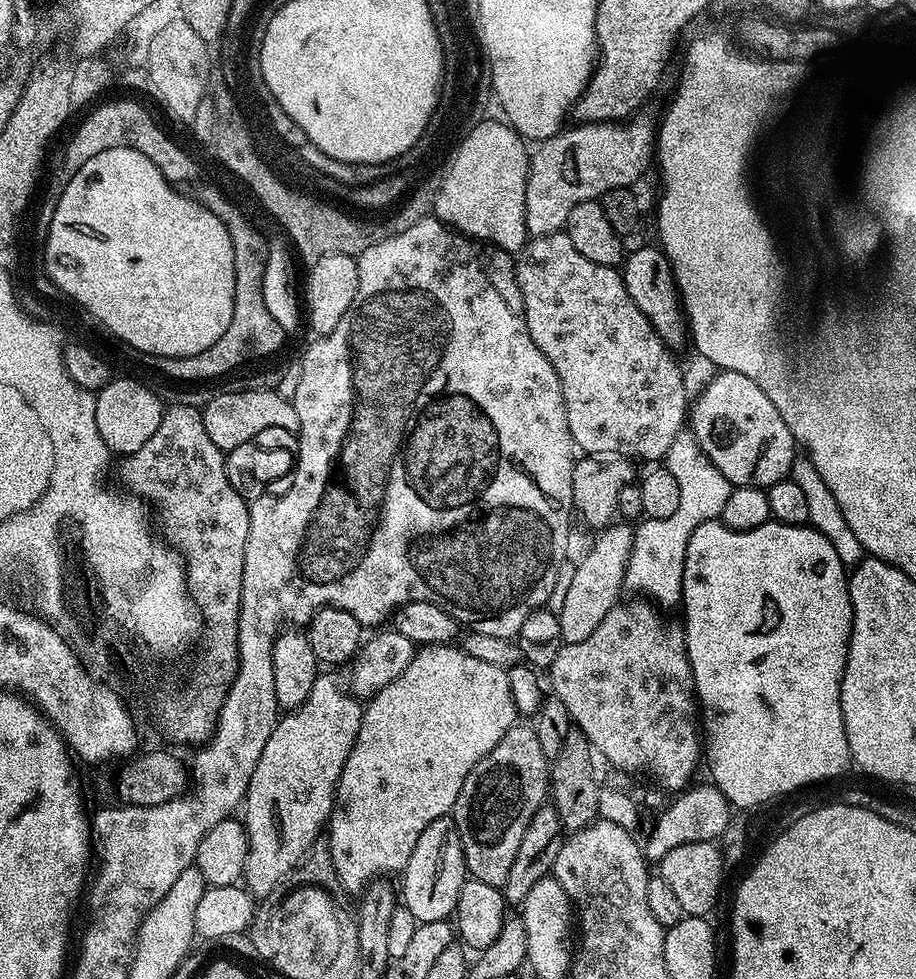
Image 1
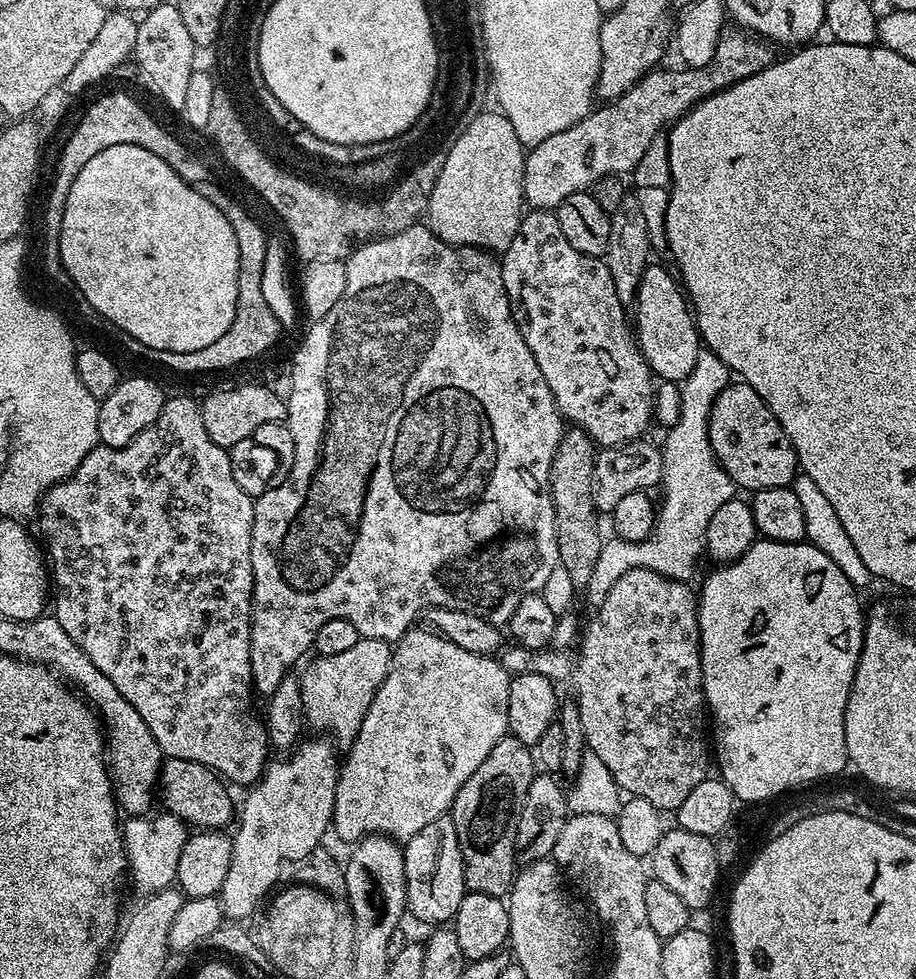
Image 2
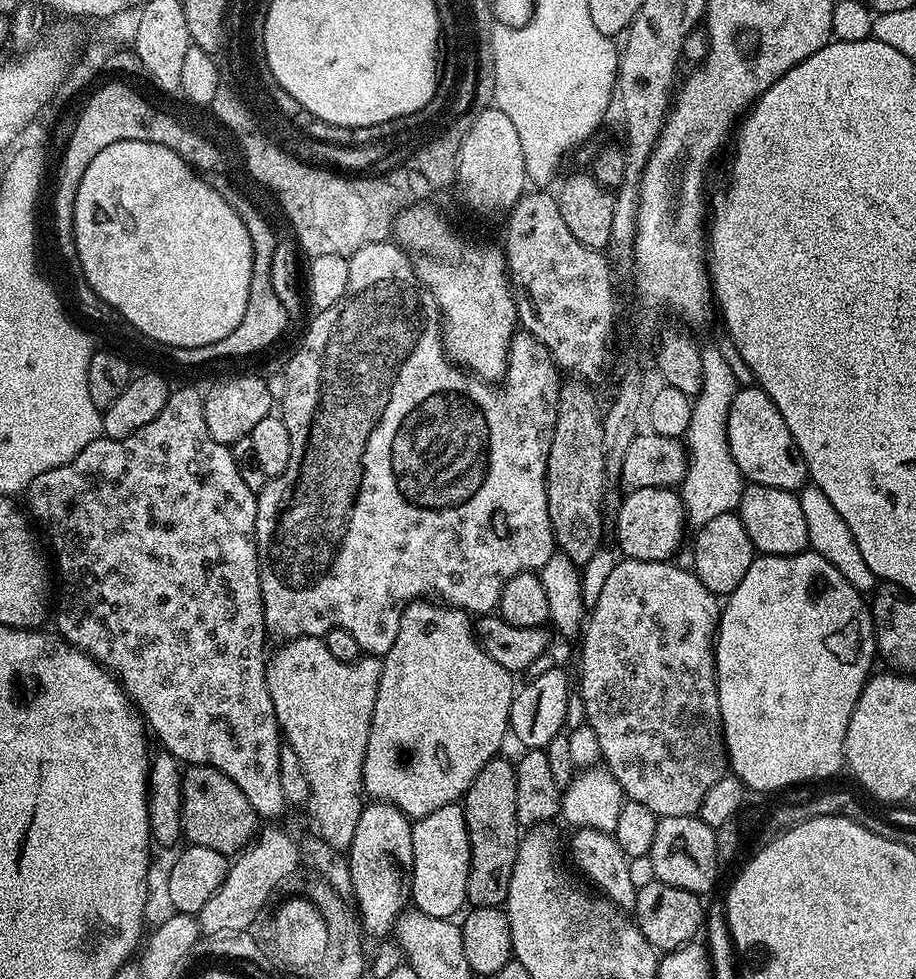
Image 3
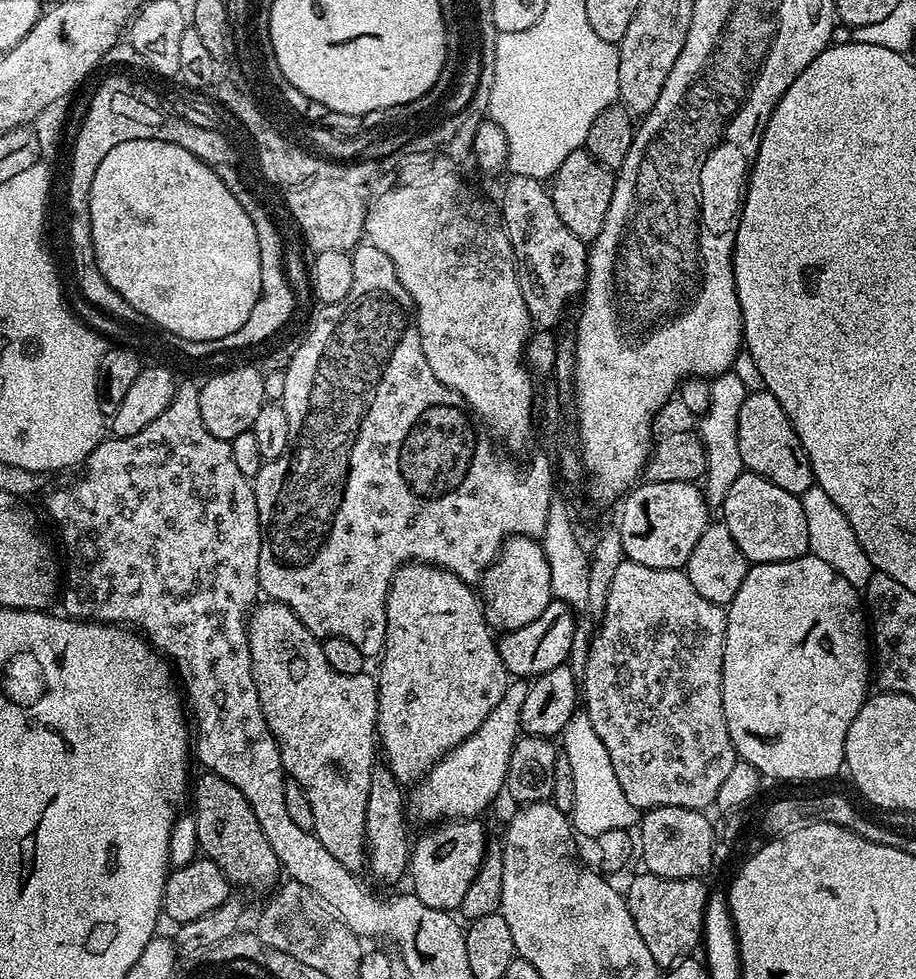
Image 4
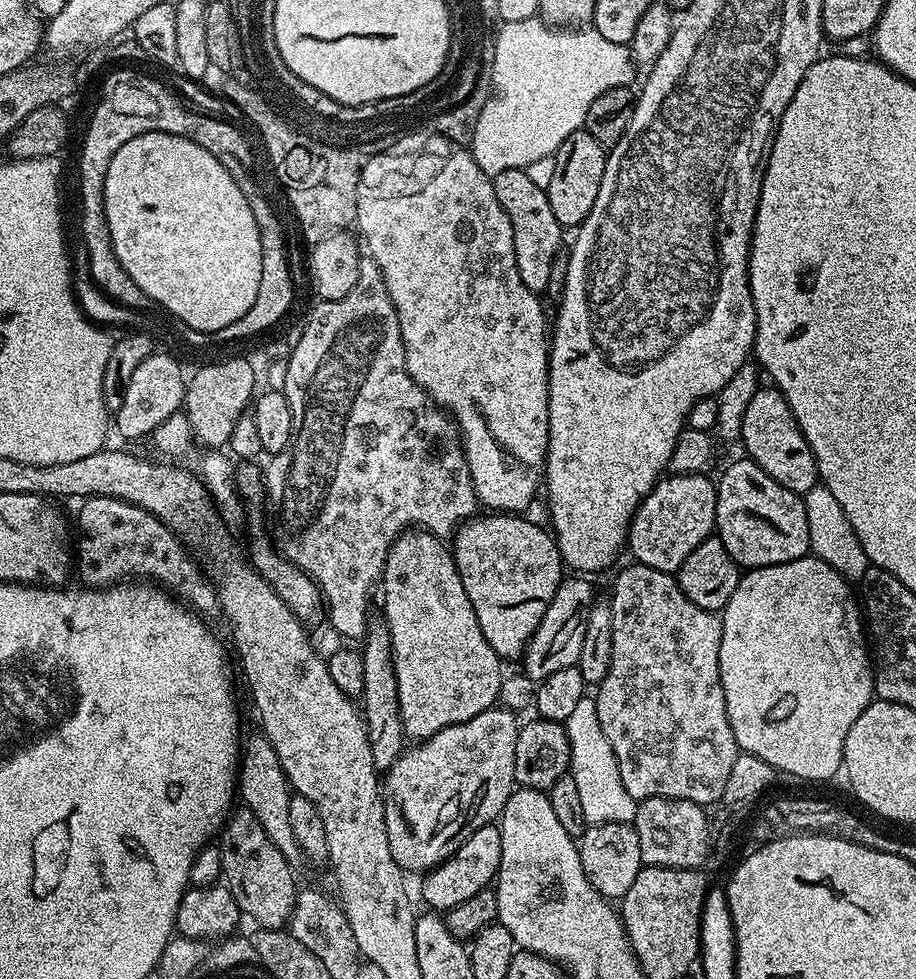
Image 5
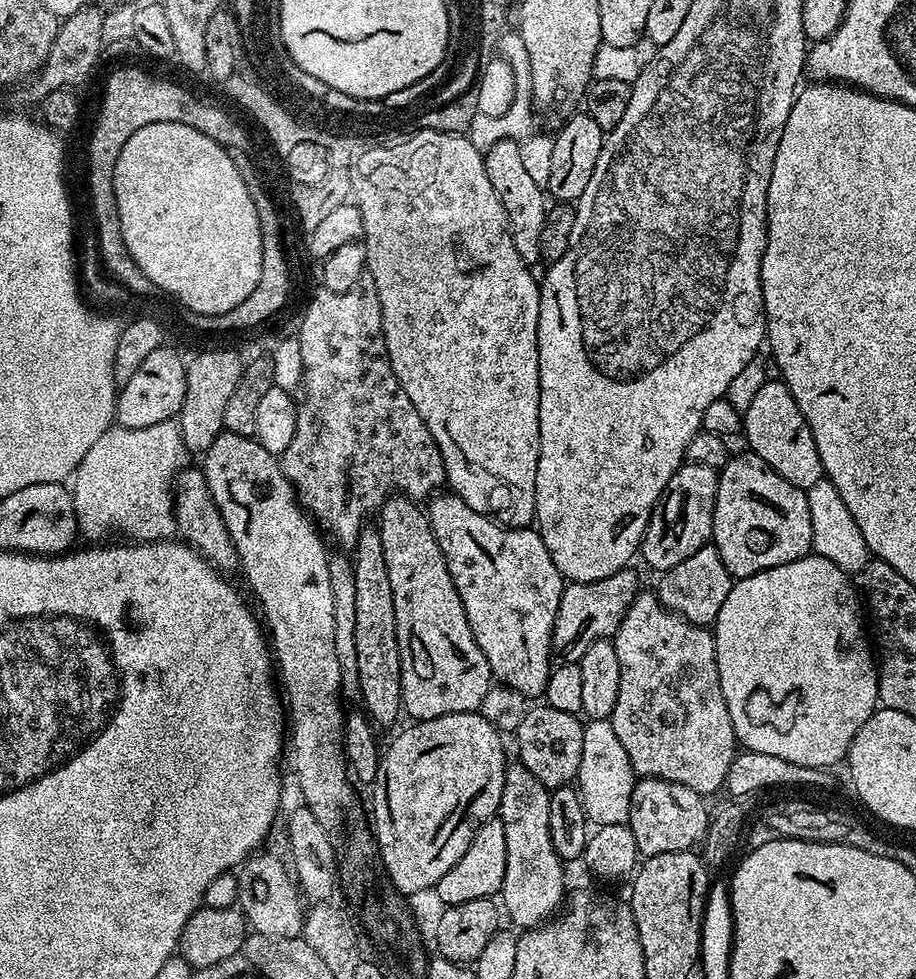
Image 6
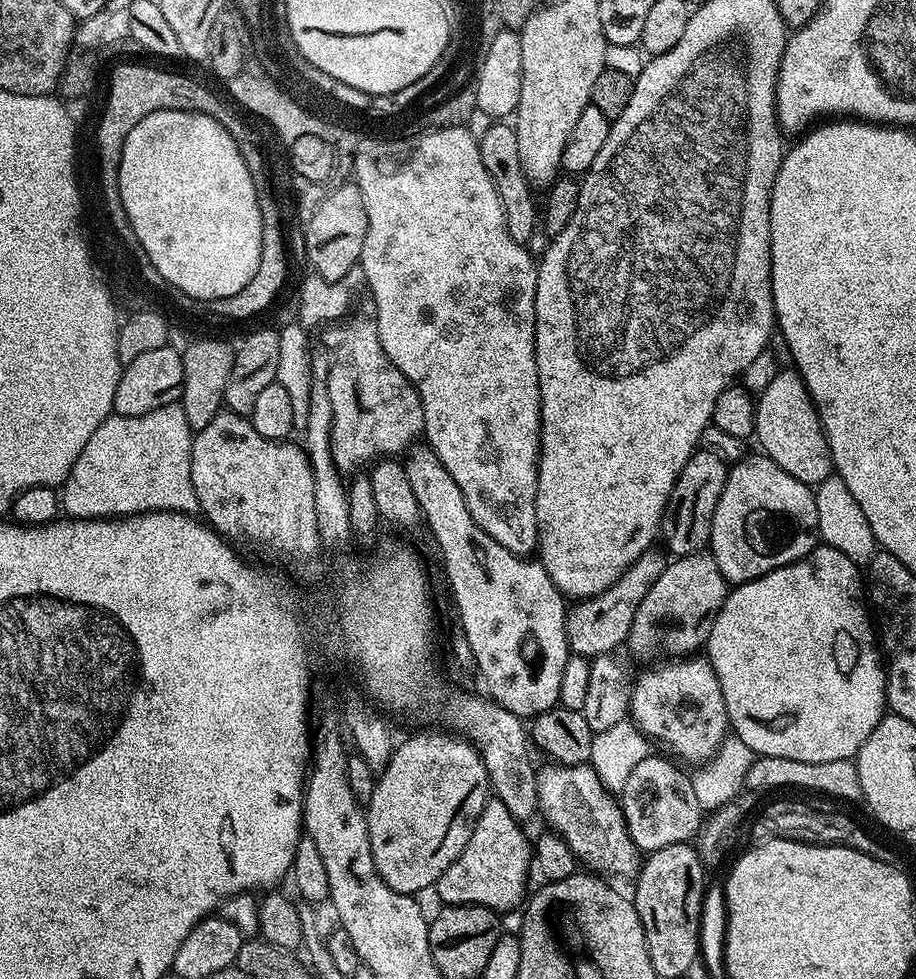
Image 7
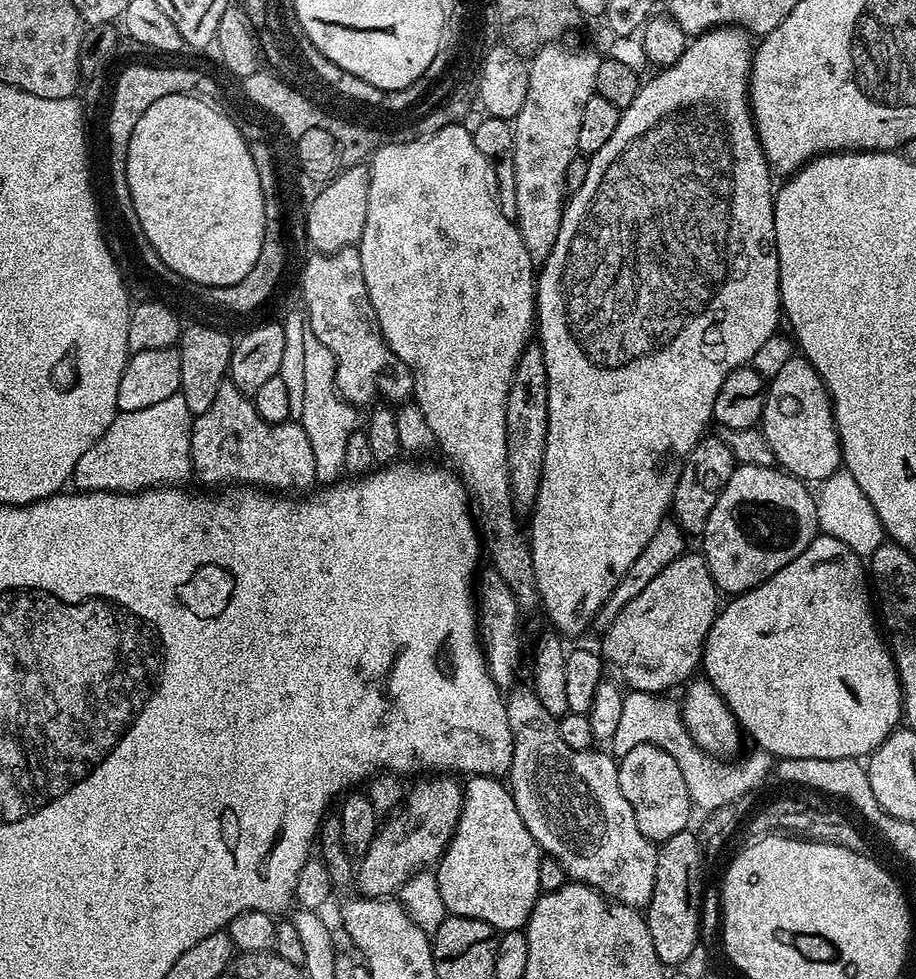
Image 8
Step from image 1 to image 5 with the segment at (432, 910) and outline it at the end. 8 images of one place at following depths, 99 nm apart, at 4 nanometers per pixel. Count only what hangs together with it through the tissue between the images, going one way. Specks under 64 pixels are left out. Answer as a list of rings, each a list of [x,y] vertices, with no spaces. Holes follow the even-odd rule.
[[[495,823],[482,826],[458,850],[449,860],[443,860],[431,869],[423,877],[420,884],[420,896],[429,904],[429,909],[447,910],[466,902],[466,898],[474,898],[483,888],[489,887],[495,881],[496,871],[500,869],[502,858],[502,838],[499,827]]]

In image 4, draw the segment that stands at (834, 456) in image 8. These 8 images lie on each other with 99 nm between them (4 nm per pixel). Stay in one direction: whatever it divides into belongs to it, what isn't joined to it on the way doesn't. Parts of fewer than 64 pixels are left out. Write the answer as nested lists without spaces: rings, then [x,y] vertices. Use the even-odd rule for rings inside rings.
[[[767,390],[759,391],[749,391],[746,402],[742,402],[742,410],[738,410],[736,437],[741,465],[749,472],[765,476],[774,486],[782,486],[782,490],[801,497],[814,484],[808,455],[778,398]]]

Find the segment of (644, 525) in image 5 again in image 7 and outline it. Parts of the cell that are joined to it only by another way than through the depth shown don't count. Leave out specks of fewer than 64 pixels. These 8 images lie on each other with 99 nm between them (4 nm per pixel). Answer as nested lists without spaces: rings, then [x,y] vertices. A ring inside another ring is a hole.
[[[703,450],[693,452],[686,462],[680,477],[674,482],[674,490],[664,508],[664,516],[660,520],[659,539],[662,544],[664,540],[663,547],[673,557],[679,558],[699,552],[711,541],[714,510],[718,506],[718,498],[722,498],[728,469],[729,465],[722,457]]]

